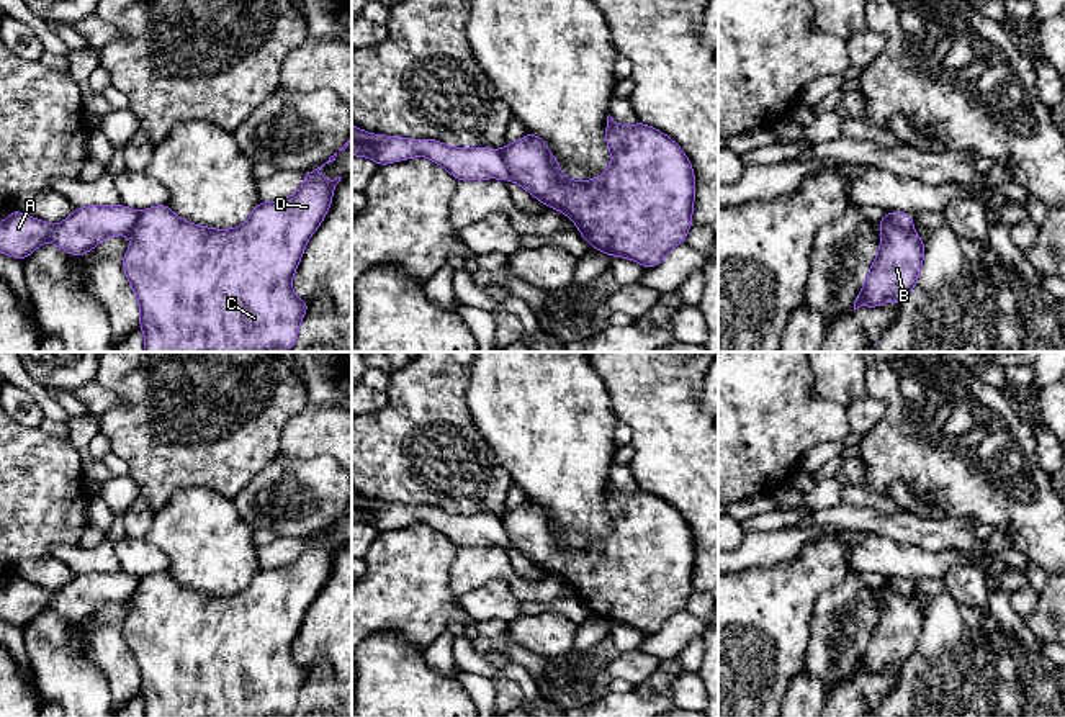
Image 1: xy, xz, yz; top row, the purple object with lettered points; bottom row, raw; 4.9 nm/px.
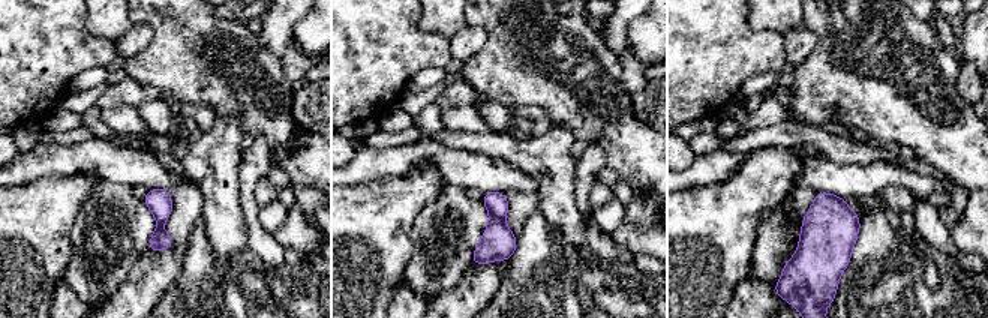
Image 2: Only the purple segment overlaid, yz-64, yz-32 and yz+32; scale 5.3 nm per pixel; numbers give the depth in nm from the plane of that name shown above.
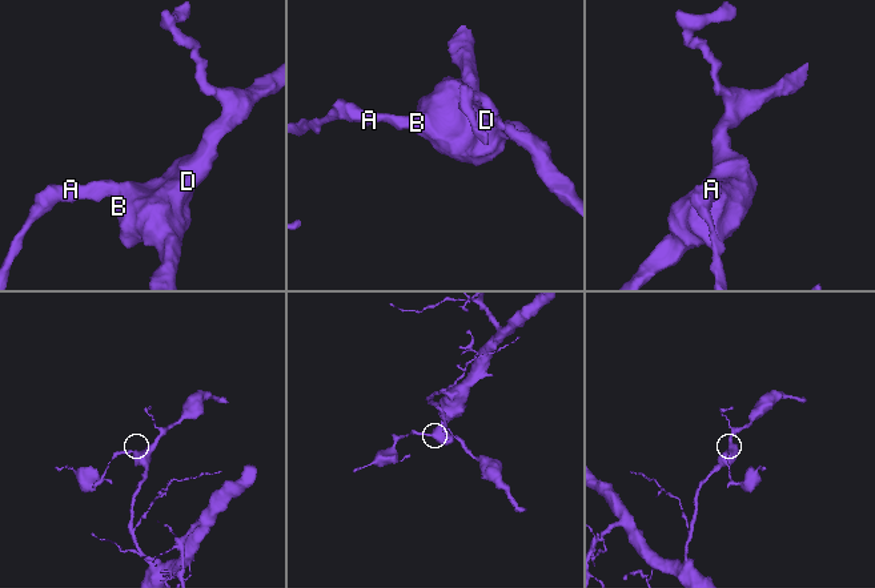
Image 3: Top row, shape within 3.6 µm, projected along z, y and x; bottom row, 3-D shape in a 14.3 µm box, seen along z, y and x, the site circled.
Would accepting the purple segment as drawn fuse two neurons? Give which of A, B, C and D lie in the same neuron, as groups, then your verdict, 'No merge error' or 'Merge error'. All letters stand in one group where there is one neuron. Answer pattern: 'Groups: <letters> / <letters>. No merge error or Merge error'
Groups: A / B C D. Merge error

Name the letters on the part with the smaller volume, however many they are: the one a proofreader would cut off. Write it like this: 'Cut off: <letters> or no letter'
Cut off: A

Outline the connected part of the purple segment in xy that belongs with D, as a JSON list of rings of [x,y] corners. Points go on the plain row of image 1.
[[[324,534],[303,539],[304,550],[303,553],[291,561],[290,565],[280,568],[260,568],[250,579],[249,586],[234,596],[209,596],[206,593],[188,589],[178,584],[169,571],[151,573],[144,578],[139,578],[139,586],[133,594],[131,612],[124,620],[123,635],[124,642],[129,647],[134,660],[137,661],[141,673],[141,686],[139,694],[144,699],[144,717],[291,717],[296,710],[296,704],[299,701],[299,691],[303,683],[309,676],[309,670],[301,668],[291,653],[293,640],[296,638],[304,614],[311,602],[316,599],[322,586],[326,584],[335,552],[342,543],[334,547],[326,547],[319,543],[317,539]]]

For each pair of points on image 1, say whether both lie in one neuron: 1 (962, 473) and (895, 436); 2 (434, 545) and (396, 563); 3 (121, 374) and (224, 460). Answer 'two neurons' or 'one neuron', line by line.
1: one neuron
2: one neuron
3: one neuron

